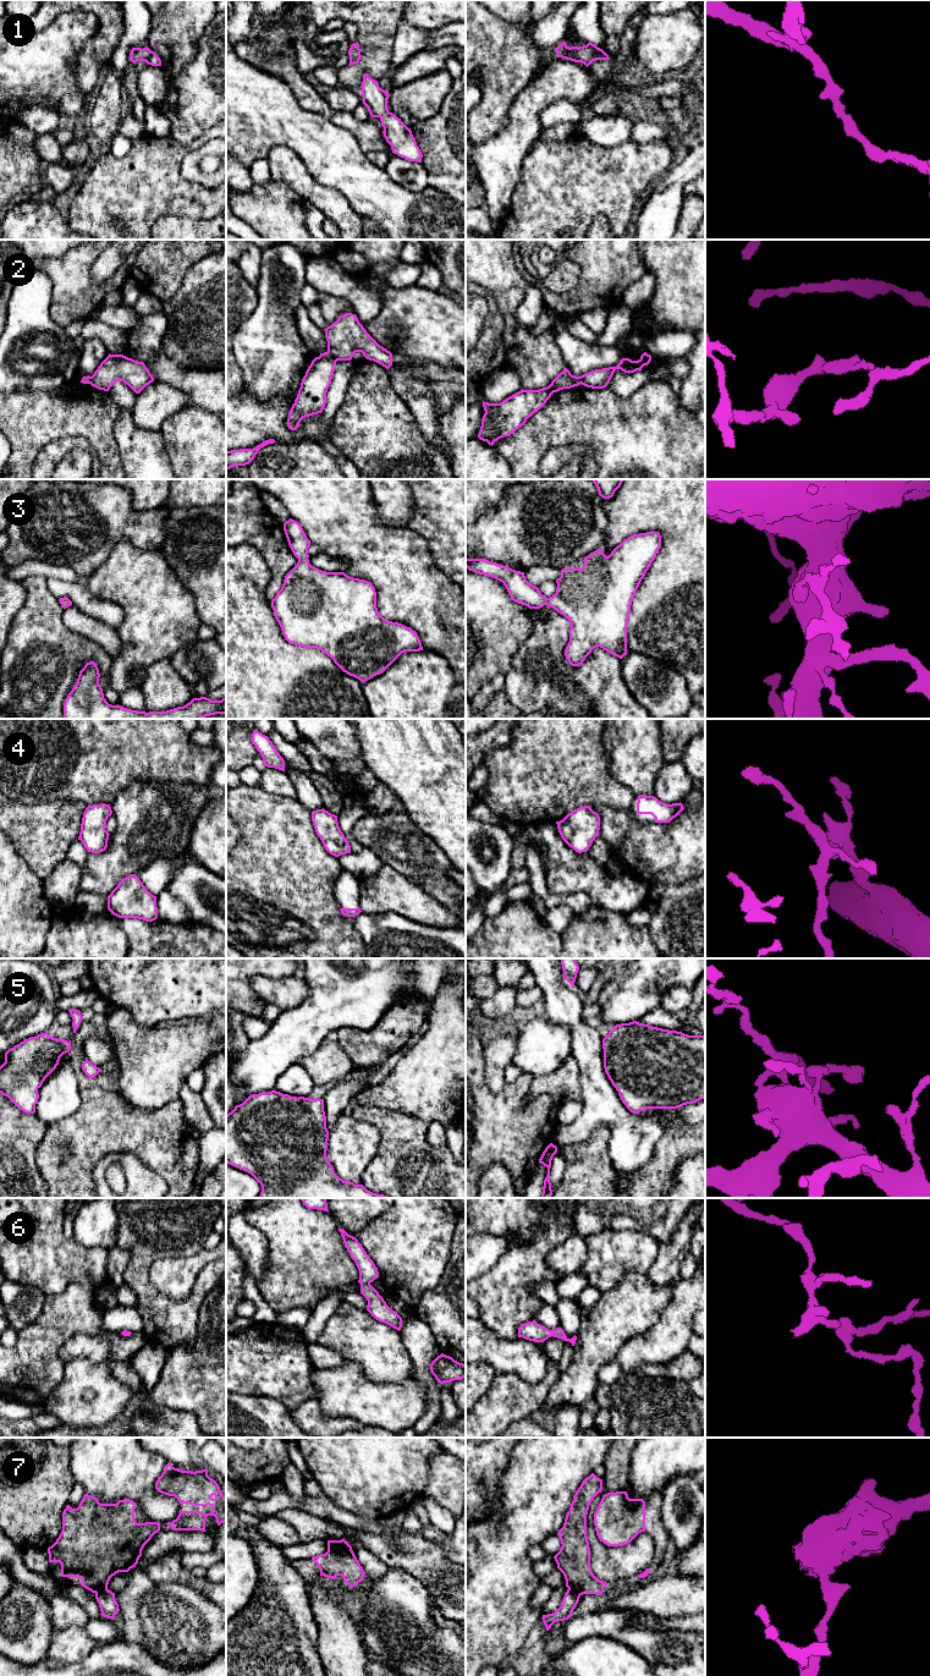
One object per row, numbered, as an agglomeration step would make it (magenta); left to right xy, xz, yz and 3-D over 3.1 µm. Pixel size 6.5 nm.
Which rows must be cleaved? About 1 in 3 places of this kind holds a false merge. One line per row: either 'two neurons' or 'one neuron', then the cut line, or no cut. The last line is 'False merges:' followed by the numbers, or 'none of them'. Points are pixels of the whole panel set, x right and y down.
1: one neuron; cut none
2: two neurons; cut xz (328, 351), (336, 361)
3: one neuron; cut none
4: one neuron; cut none
5: one neuron; cut none
6: one neuron; cut none
7: two neurons; cut xy (106, 1587), (95, 1593)
False merges: 2, 7

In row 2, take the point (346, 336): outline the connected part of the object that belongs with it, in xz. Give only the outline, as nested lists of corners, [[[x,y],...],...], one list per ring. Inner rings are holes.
[[[346,313],[325,329],[328,352],[337,361],[351,361],[356,352],[386,369],[392,366],[392,353],[380,346],[363,328],[356,314]]]

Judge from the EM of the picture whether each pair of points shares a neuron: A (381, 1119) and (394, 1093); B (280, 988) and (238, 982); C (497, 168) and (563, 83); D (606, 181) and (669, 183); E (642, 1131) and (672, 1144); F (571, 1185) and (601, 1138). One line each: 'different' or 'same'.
A: different
B: different
C: same
D: different
E: different
F: same

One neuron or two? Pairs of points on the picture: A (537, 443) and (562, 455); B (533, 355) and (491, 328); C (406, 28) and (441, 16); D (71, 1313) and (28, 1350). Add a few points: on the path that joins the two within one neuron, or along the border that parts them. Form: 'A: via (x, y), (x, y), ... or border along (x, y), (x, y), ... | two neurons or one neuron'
A: border along (577, 444), (551, 446), (543, 456), (539, 466) | two neurons
B: border along (497, 307), (505, 323), (505, 363) | two neurons
C: border along (402, 16), (423, 29), (439, 29), (444, 26) | two neurons
D: via (60, 1320), (39, 1341) | one neuron

